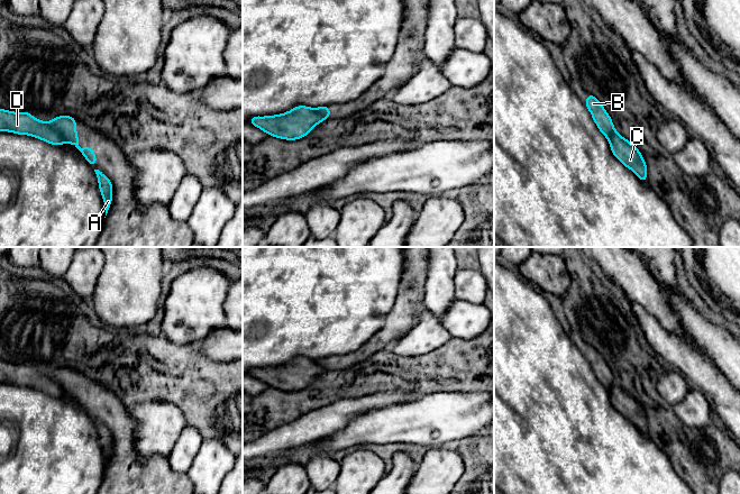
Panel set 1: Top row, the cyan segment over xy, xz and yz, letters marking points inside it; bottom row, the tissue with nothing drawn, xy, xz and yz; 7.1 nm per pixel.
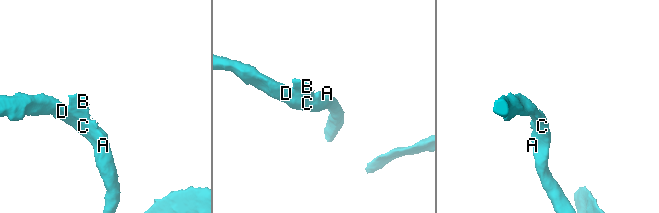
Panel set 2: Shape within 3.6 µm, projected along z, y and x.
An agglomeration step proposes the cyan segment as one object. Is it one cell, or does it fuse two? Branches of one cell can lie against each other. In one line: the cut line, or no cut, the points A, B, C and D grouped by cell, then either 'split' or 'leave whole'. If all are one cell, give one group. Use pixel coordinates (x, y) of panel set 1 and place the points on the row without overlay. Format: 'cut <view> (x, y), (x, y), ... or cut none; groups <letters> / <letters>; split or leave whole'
cut xy (48, 374), (66, 393); groups A C D / B; split

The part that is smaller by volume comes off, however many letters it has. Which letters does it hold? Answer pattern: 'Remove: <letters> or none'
Remove: B

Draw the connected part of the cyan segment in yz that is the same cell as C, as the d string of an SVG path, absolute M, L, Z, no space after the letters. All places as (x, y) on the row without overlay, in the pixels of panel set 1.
M615 381L607 392L615 410L630 420L642 434L647 434L647 417L640 402Z

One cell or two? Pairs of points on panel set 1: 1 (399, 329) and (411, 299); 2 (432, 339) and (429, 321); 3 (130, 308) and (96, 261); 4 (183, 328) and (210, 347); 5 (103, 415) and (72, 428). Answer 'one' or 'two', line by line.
1: one
2: one
3: two
4: two
5: two

